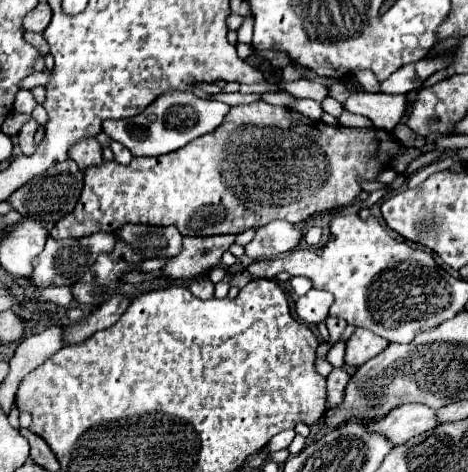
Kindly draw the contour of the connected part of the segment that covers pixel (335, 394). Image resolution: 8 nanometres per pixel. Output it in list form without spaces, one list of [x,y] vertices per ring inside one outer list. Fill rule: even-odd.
[[[333,369],[327,377],[327,405],[325,409],[333,409],[343,403],[345,387],[349,383],[349,375],[343,369]]]

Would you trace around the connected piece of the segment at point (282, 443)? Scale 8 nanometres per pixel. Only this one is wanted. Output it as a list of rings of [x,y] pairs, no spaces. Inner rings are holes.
[[[291,429],[291,431],[281,431],[281,433],[277,433],[277,435],[269,441],[267,449],[269,449],[271,453],[273,453],[273,451],[279,451],[279,449],[287,449],[293,439],[295,439],[295,431],[293,431],[293,429]]]

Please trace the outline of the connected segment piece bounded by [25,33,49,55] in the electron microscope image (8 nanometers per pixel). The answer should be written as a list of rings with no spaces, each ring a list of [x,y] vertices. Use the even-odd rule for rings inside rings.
[[[25,33],[25,41],[31,43],[33,47],[37,47],[43,55],[49,53],[49,45],[47,45],[47,41],[43,39],[43,35],[39,35],[39,33]]]

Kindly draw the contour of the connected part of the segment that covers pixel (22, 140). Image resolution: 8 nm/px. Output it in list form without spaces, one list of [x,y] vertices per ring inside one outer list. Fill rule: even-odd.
[[[29,121],[23,125],[23,129],[19,131],[19,146],[22,153],[26,156],[30,156],[35,153],[37,144],[34,142],[34,132],[37,131],[37,123],[35,121]]]

